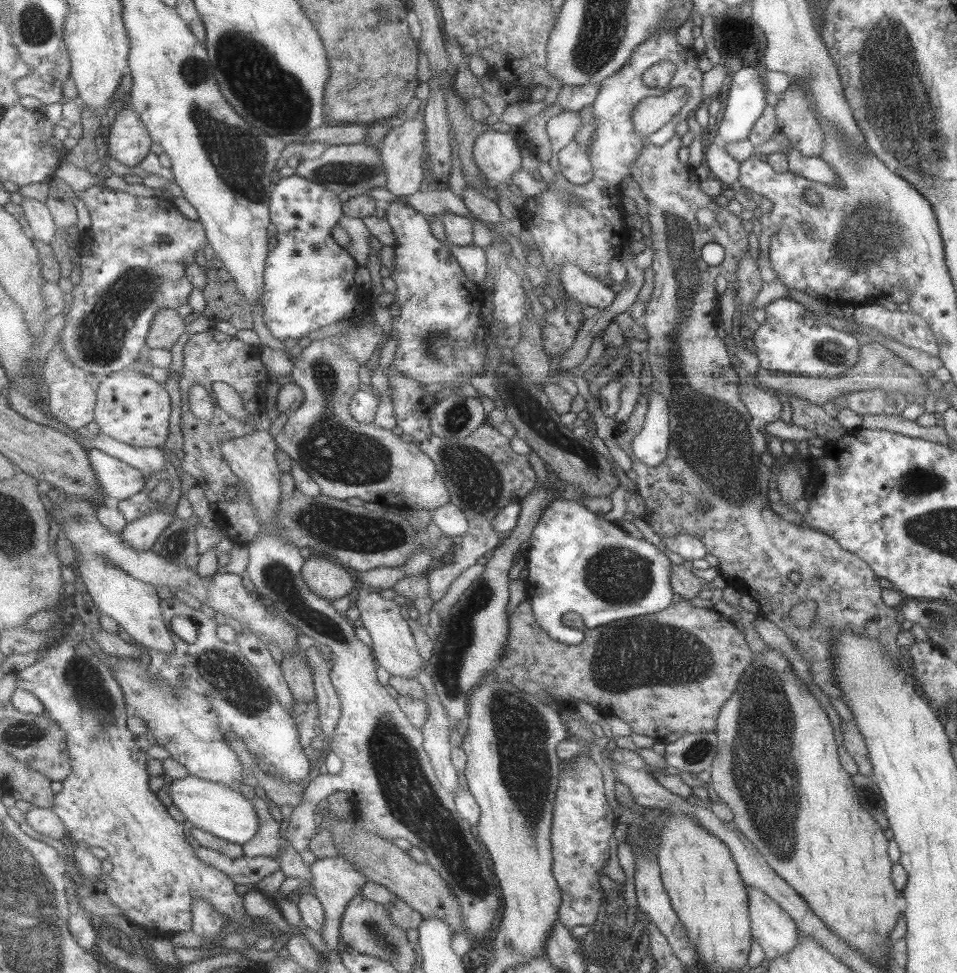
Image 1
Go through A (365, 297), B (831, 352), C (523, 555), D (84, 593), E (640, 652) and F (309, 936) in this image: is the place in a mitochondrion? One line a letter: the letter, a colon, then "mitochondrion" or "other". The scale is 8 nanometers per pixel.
A: other
B: mitochondrion
C: other
D: other
E: mitochondrion
F: other

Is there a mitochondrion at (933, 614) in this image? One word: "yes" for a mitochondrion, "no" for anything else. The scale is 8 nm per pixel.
yes

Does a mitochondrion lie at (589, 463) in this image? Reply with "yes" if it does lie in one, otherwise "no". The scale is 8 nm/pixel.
yes

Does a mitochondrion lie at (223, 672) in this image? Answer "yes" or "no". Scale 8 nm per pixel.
yes

